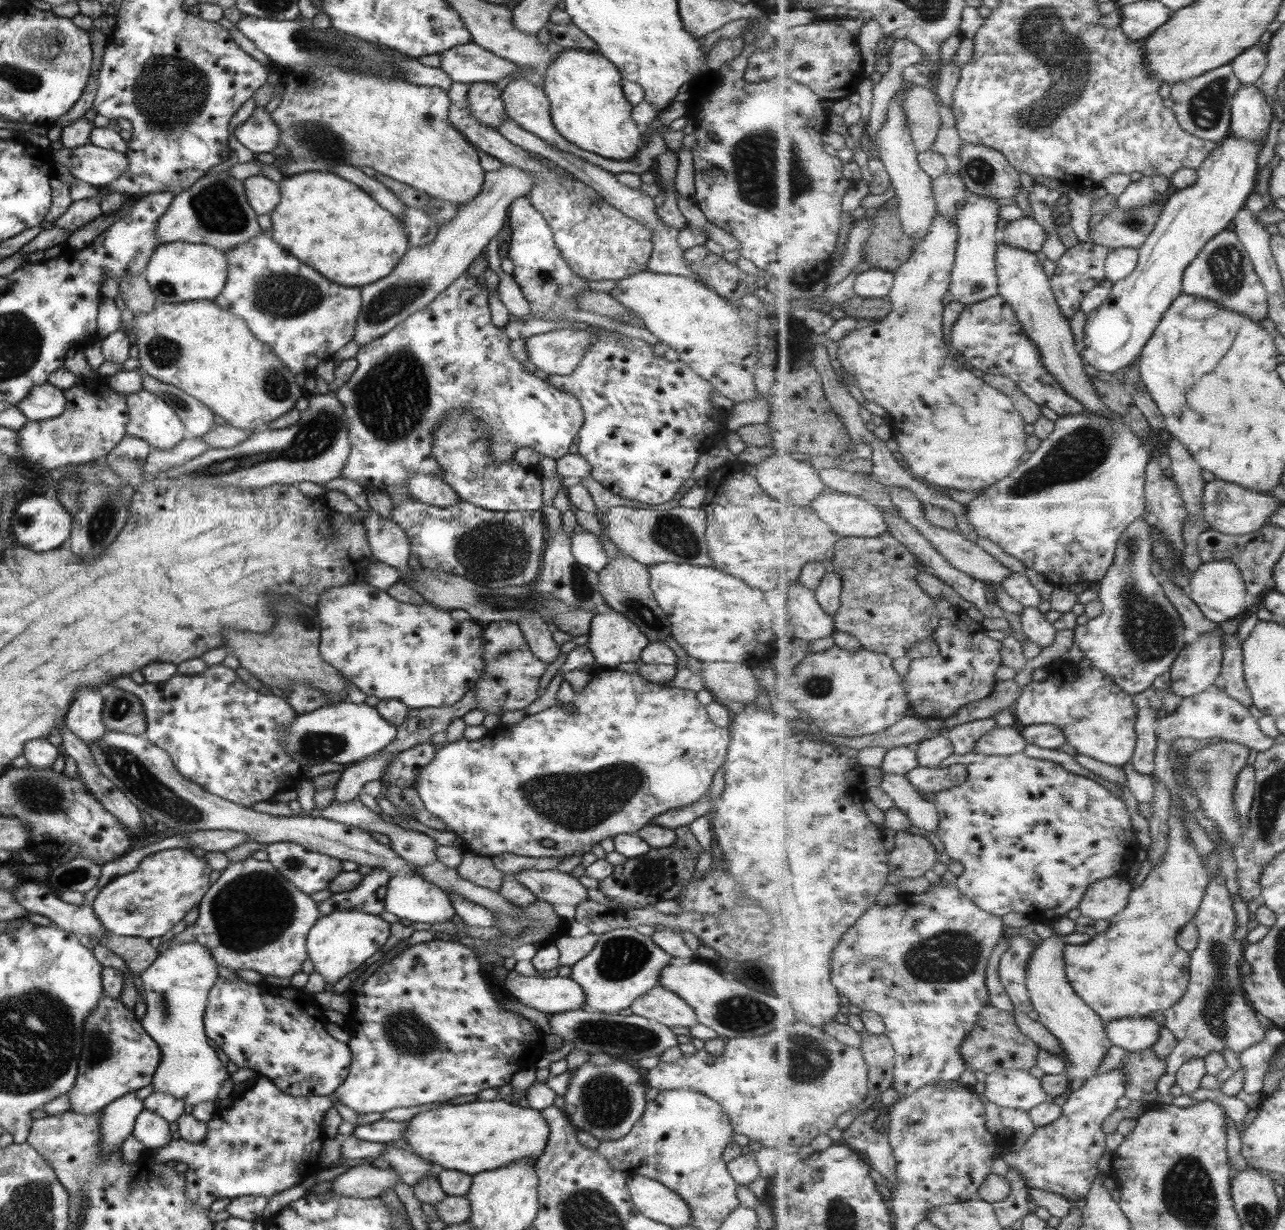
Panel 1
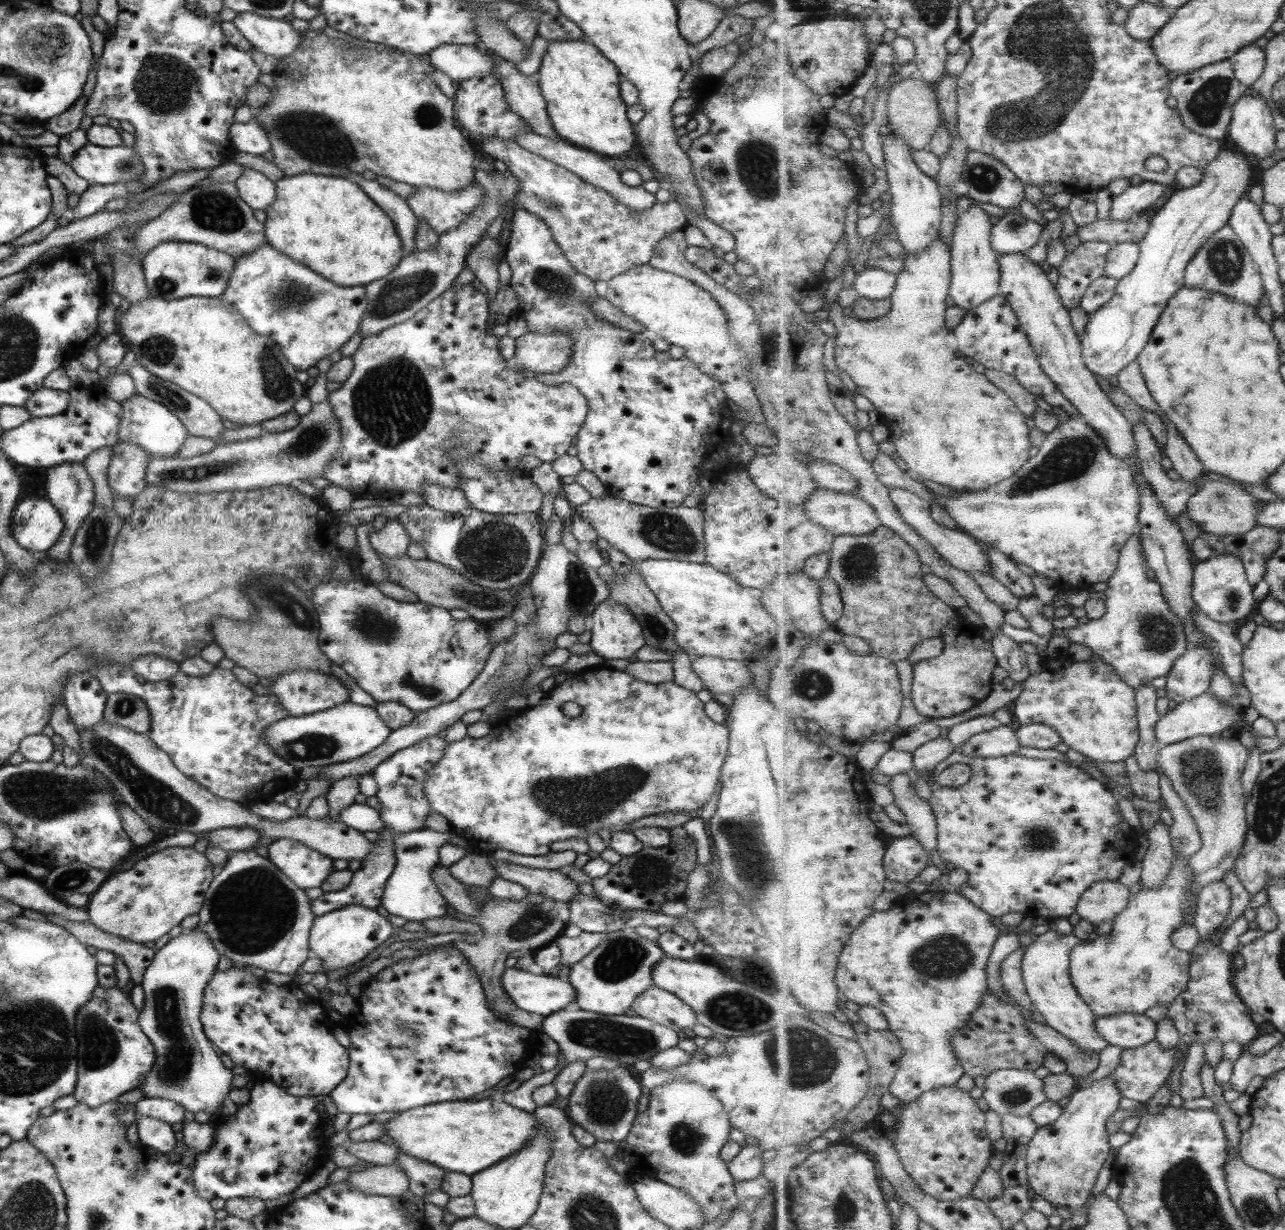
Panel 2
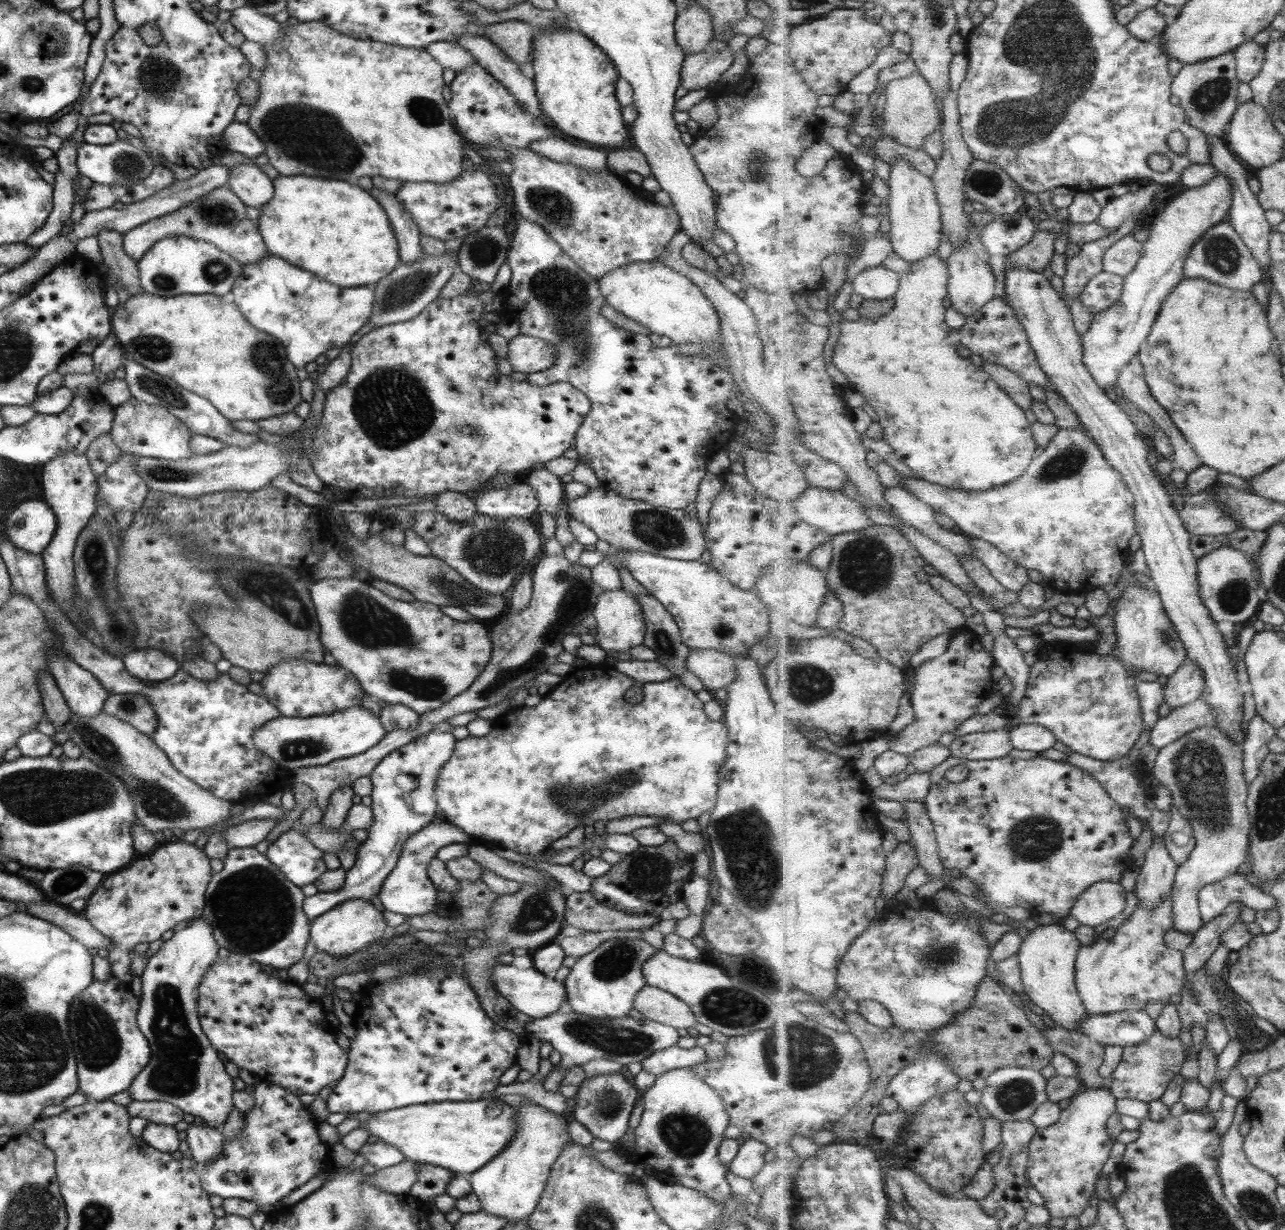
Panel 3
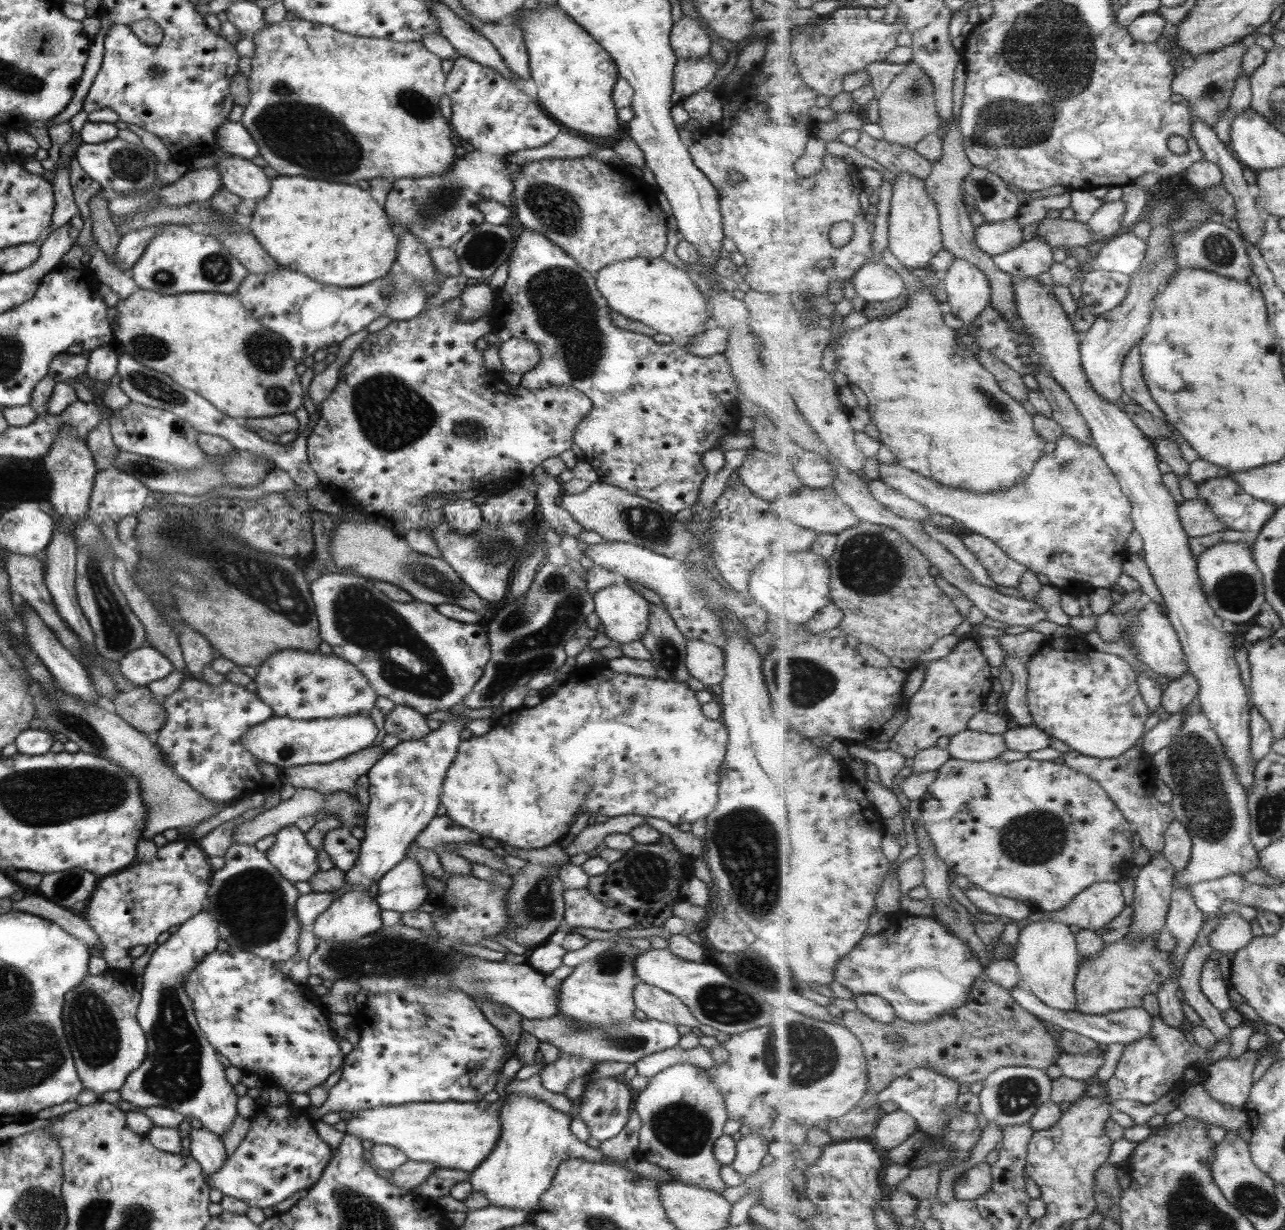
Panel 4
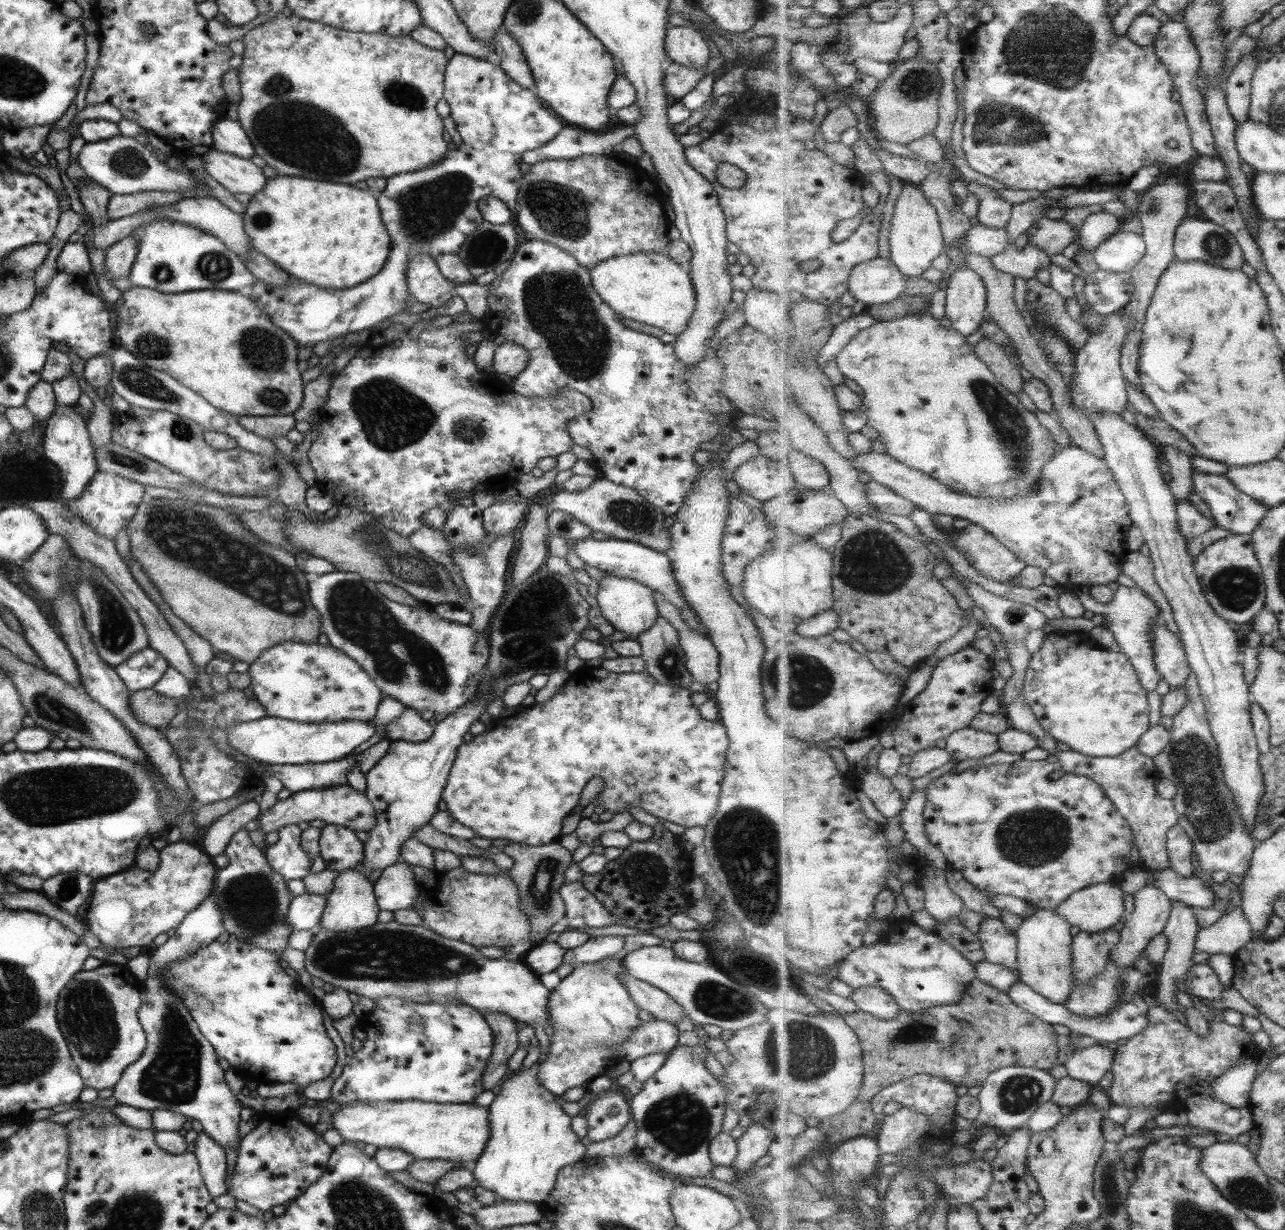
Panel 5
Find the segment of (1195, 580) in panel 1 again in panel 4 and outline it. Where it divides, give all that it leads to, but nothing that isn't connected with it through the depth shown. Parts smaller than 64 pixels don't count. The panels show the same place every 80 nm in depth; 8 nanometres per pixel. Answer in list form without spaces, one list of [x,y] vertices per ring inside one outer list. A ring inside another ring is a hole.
[[[1219,543],[1197,556],[1200,583],[1224,621],[1249,622],[1267,607],[1264,574],[1247,543]]]

